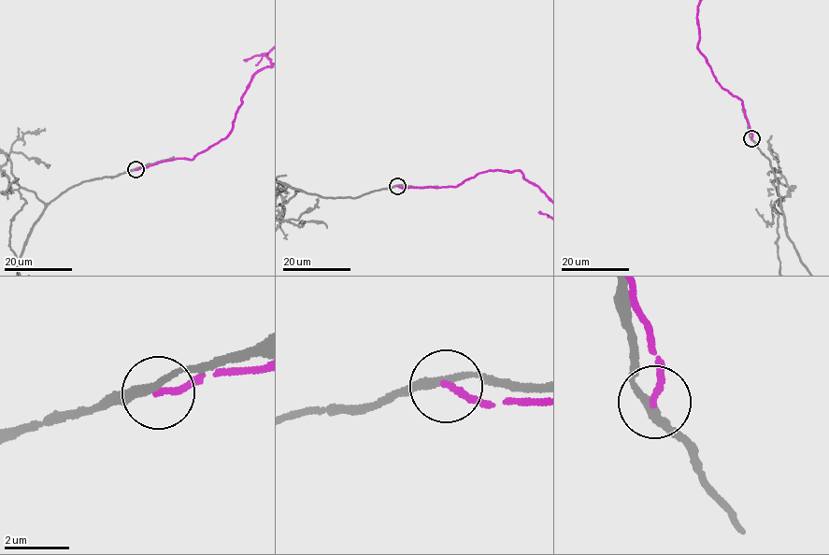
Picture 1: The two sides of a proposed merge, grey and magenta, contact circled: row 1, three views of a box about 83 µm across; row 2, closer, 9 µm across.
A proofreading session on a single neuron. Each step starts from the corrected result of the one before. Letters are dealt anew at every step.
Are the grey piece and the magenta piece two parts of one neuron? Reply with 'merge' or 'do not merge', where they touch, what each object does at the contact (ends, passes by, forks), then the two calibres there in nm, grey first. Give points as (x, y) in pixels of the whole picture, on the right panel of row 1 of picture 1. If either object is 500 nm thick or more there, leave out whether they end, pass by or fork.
do not merge; place (751, 138); grey passes by; magenta ends; calibres 240 and 200 nm

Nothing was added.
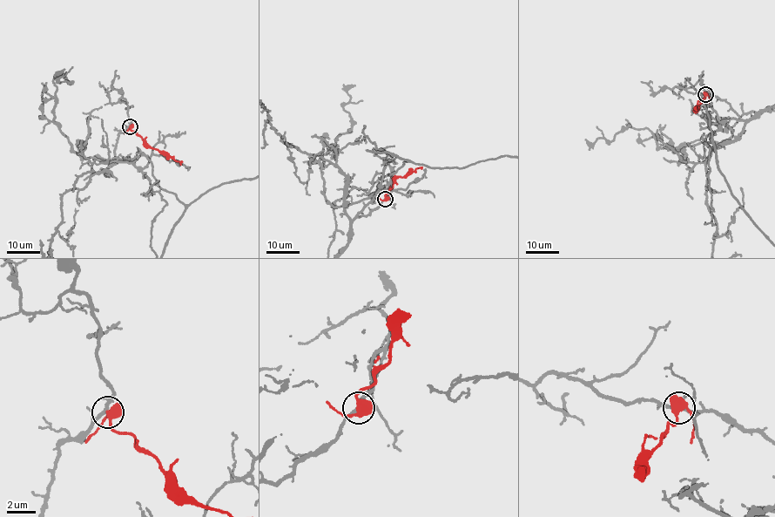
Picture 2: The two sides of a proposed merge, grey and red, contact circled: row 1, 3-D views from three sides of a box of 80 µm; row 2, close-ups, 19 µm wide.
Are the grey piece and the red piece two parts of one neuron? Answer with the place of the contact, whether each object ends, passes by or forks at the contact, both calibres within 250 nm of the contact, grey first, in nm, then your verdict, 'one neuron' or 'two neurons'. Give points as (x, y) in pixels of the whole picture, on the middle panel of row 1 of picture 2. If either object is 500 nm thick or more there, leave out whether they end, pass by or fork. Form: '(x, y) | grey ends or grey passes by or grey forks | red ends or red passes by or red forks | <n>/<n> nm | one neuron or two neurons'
(385, 199) | 240/550 nm | two neurons

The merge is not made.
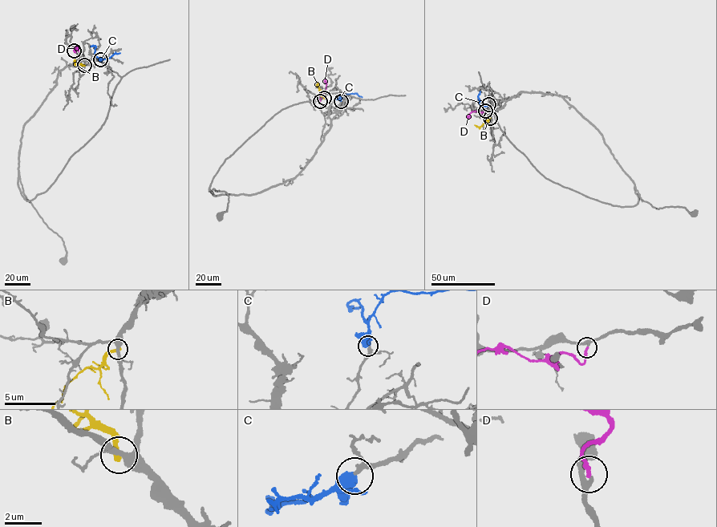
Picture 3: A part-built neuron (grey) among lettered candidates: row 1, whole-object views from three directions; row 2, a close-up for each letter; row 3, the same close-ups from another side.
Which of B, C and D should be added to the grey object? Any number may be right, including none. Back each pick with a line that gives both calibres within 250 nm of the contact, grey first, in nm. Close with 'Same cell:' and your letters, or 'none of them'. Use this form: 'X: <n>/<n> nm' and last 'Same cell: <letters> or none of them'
C: 200/800 nm
D: 280/240 nm
Same cell: C, D

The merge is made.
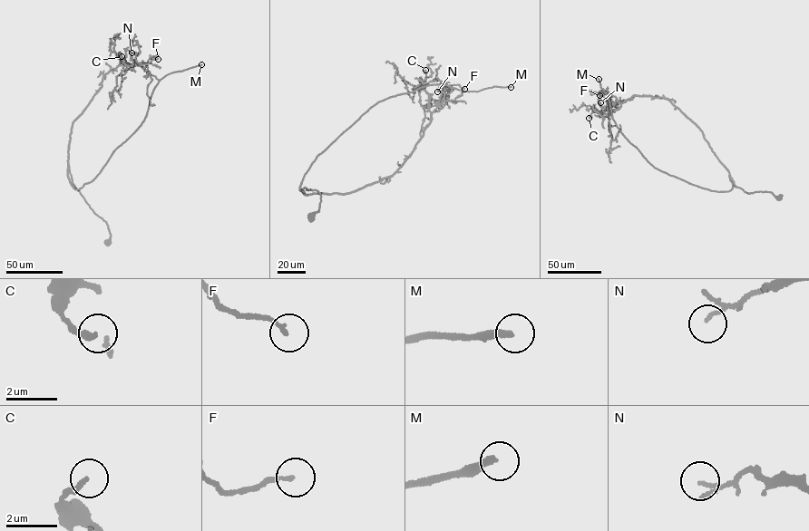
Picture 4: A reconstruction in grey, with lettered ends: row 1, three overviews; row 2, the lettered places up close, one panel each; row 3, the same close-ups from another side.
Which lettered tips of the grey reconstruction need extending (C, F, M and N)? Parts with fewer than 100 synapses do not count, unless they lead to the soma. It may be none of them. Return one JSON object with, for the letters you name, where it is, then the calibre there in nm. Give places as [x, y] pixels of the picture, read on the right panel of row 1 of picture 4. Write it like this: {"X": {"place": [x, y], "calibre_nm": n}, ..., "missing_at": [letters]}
{"M": {"place": [599, 79], "calibre_nm": 240}, "missing_at": ["M"]}

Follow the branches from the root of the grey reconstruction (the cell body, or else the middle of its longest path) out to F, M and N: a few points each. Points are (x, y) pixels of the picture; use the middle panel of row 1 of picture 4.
F: (312, 217), (321, 196), (303, 188), (307, 196), (344, 194), (393, 175), (421, 139), (443, 86), (464, 89)
M: (312, 217), (321, 196), (300, 189), (305, 174), (379, 101), (433, 84), (469, 91), (511, 87)
N: (312, 217), (321, 196), (304, 187), (307, 196), (344, 194), (394, 174), (439, 105), (443, 88), (437, 91)

